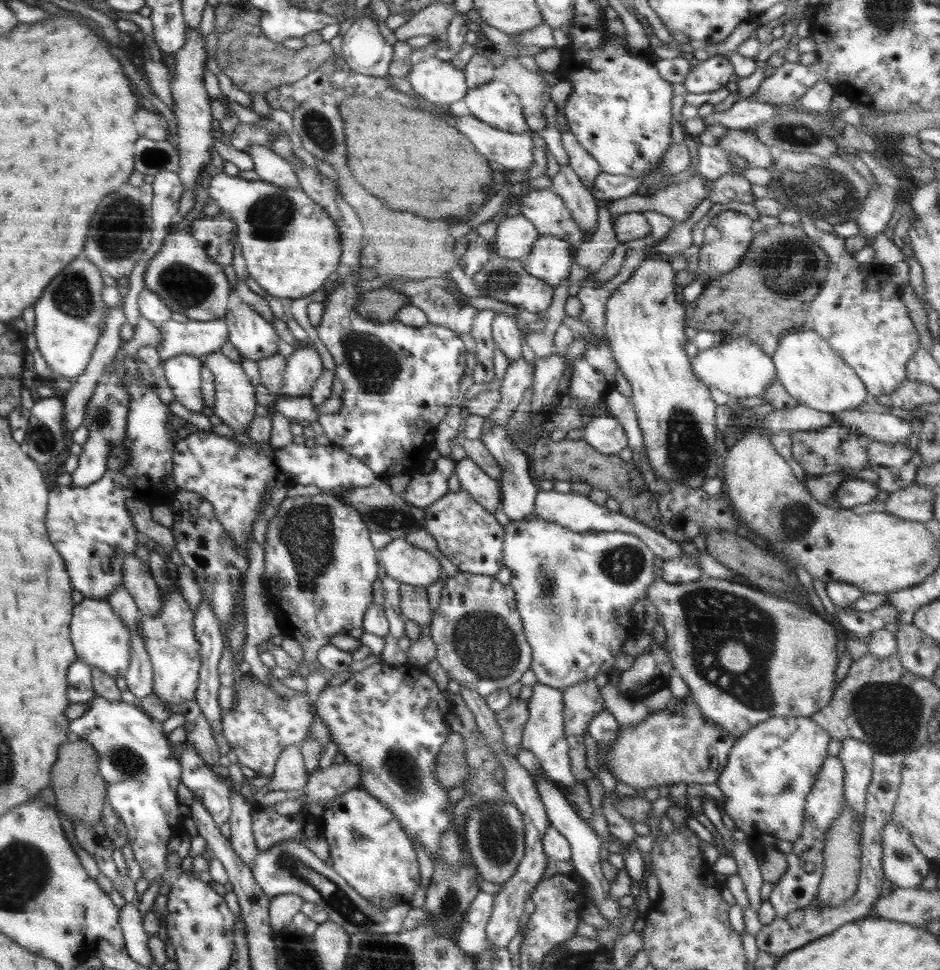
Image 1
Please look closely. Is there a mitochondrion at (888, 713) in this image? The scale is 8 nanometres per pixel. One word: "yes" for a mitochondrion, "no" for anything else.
yes

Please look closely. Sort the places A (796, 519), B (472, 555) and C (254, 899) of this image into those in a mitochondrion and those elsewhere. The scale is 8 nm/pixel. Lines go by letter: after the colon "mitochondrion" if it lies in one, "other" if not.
A: mitochondrion
B: other
C: other

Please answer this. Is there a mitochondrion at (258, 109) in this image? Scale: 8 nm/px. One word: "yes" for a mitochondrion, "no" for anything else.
no

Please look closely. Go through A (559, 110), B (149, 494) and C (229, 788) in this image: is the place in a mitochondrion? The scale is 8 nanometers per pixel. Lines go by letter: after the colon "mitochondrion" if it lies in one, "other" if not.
A: other
B: other
C: other

